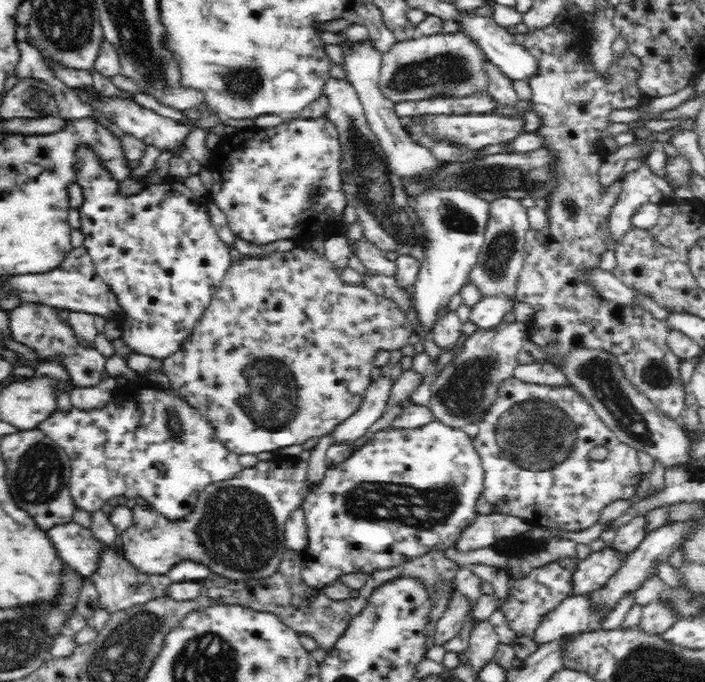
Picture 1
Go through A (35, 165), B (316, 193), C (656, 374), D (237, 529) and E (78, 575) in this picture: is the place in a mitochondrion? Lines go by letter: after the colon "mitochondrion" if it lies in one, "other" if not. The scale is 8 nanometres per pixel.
A: other
B: other
C: mitochondrion
D: mitochondrion
E: other

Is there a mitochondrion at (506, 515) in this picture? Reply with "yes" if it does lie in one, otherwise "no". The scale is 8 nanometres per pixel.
no

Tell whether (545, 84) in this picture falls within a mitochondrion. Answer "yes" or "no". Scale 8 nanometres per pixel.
no

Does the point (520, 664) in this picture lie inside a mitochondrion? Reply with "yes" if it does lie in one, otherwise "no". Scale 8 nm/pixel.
no

